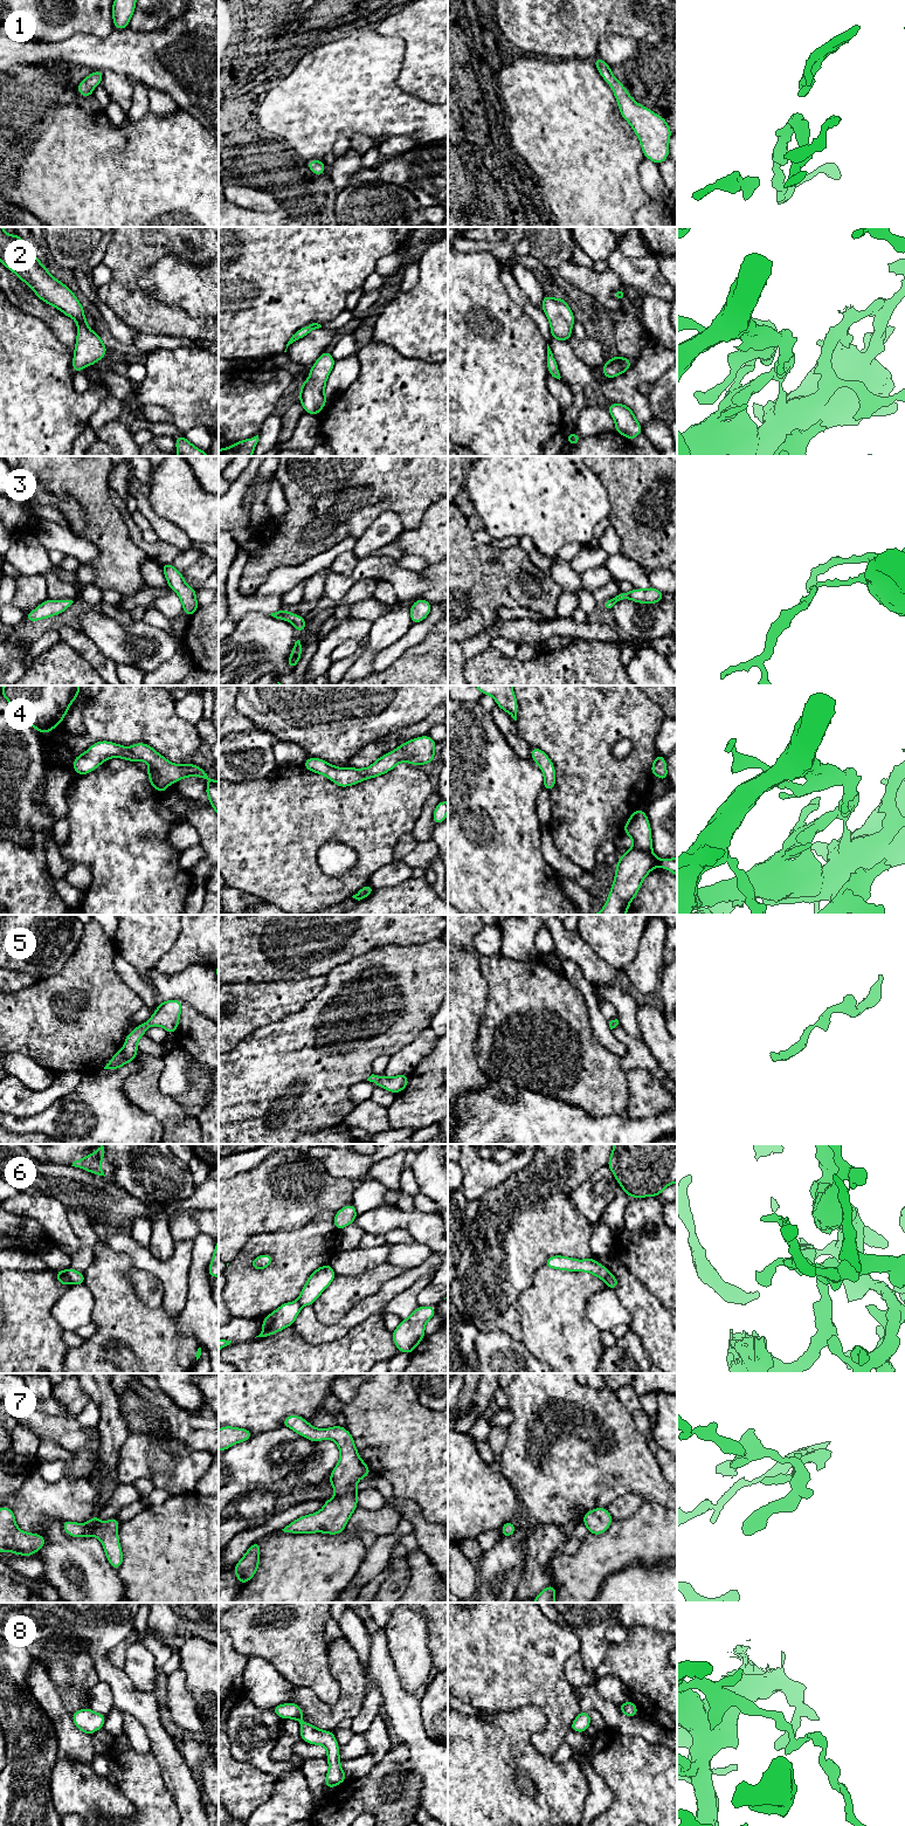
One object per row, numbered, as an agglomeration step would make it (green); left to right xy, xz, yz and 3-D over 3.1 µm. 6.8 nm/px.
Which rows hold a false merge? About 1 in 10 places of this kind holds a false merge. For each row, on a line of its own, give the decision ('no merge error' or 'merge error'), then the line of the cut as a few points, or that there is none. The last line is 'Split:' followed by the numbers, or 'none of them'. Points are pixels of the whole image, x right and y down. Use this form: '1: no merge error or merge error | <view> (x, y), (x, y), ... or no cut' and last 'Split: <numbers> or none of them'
1: no merge error | no cut
2: no merge error | no cut
3: no merge error | no cut
4: no merge error | no cut
5: no merge error | no cut
6: merge error | xy (66, 1270), (71, 1283)
7: no merge error | no cut
8: no merge error | no cut
Split: 6

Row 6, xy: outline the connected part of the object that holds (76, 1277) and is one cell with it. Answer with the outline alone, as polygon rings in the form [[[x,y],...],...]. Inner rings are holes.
[[[69,1267],[67,1269],[67,1275],[71,1281],[71,1284],[84,1284],[84,1281],[85,1281],[84,1273],[80,1273],[74,1268]]]

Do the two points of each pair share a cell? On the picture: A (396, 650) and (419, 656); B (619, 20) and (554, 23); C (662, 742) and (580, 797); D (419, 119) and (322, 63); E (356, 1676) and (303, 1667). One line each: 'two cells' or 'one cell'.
A: two cells
B: one cell
C: two cells
D: one cell
E: two cells

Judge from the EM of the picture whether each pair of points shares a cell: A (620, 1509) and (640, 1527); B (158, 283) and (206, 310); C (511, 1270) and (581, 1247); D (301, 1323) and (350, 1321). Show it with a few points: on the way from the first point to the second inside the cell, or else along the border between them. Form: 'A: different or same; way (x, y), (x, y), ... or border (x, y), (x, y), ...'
A: different; border (643, 1501), (629, 1516), (614, 1520)
B: same; way (170, 283), (179, 283), (194, 298)
C: same; way (529, 1253), (536, 1246), (564, 1246)
D: same; way (312, 1330), (338, 1329)

